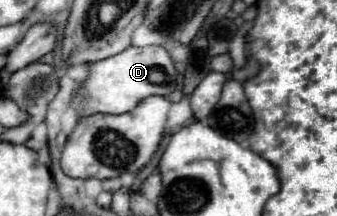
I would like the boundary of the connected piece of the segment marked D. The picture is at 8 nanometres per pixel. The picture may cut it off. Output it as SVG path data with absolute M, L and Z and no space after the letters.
M130 46L112 58L96 62L84 82L84 90L88 96L80 100L80 116L96 112L126 114L148 96L170 96L178 90L178 72L170 54L162 46Z

